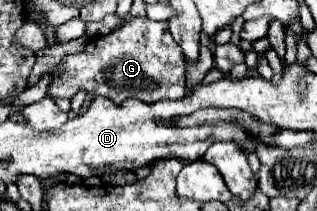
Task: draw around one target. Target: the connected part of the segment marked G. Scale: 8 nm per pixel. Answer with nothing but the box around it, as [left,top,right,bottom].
[48,17,186,105]

